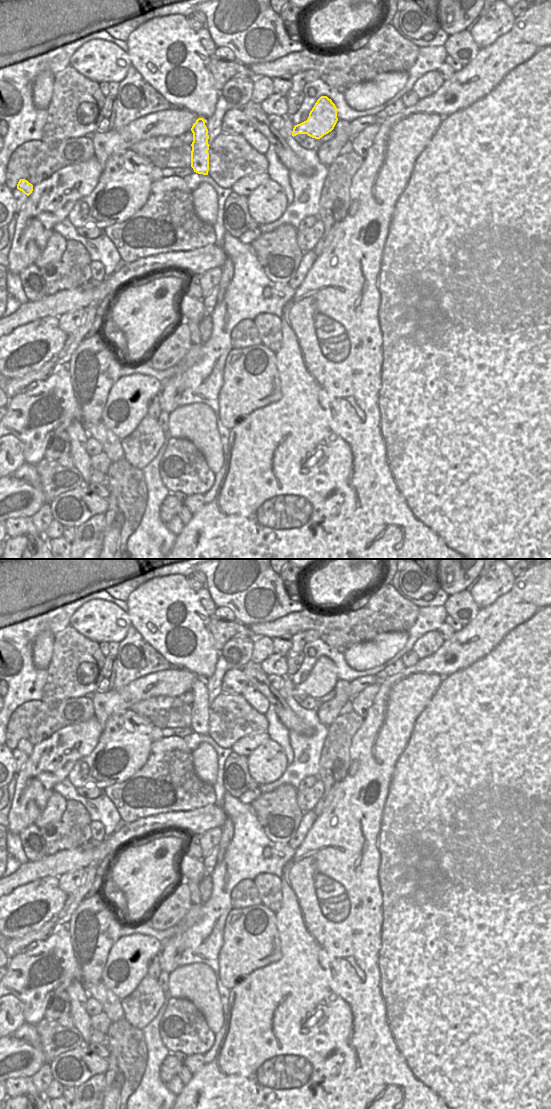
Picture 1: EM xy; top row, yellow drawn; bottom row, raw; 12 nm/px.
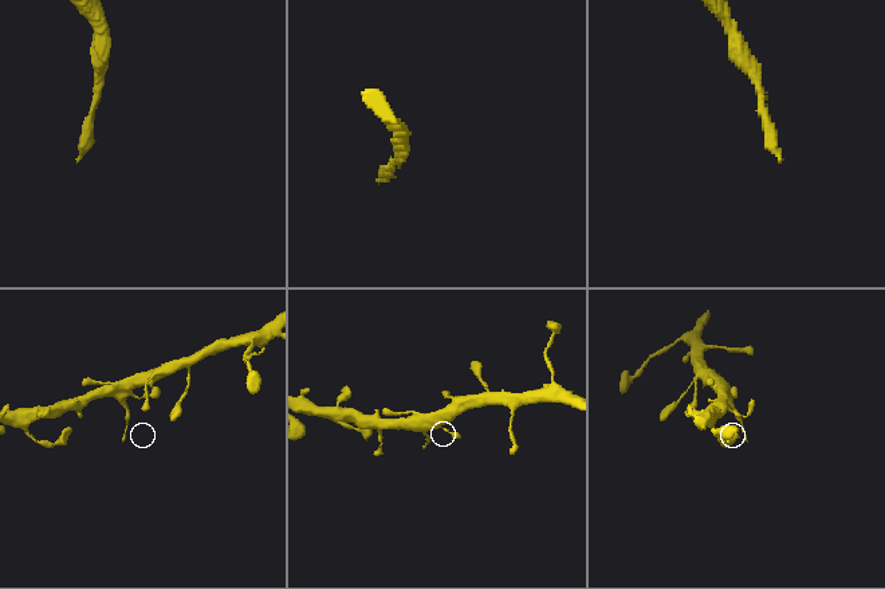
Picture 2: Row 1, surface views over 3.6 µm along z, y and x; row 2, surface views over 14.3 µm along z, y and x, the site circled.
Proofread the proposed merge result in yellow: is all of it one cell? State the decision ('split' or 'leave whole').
split

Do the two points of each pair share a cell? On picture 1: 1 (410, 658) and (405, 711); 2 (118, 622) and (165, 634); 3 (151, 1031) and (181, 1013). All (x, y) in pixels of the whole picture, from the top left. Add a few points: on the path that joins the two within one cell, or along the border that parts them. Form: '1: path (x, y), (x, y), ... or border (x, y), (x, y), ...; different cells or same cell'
1: border (420, 659), (413, 665), (406, 667); different cells
2: border (127, 613), (132, 625); different cells
3: border (166, 1005), (159, 1024), (159, 1036), (167, 1049); different cells

